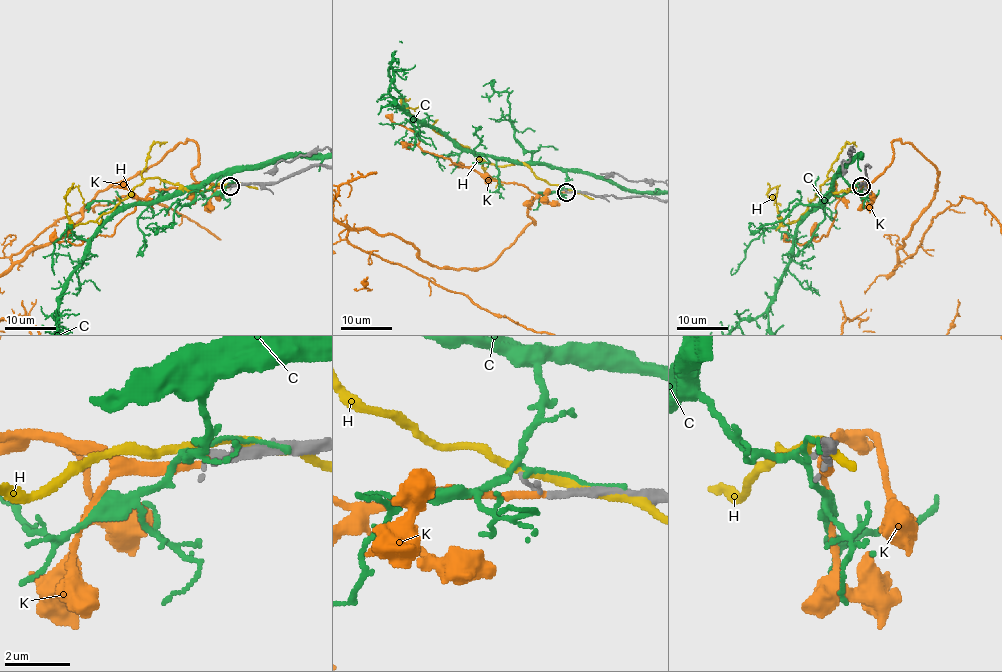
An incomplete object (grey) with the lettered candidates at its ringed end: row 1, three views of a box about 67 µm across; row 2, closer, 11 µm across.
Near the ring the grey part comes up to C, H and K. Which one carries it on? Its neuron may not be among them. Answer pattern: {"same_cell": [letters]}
{"same_cell": ["K"]}

